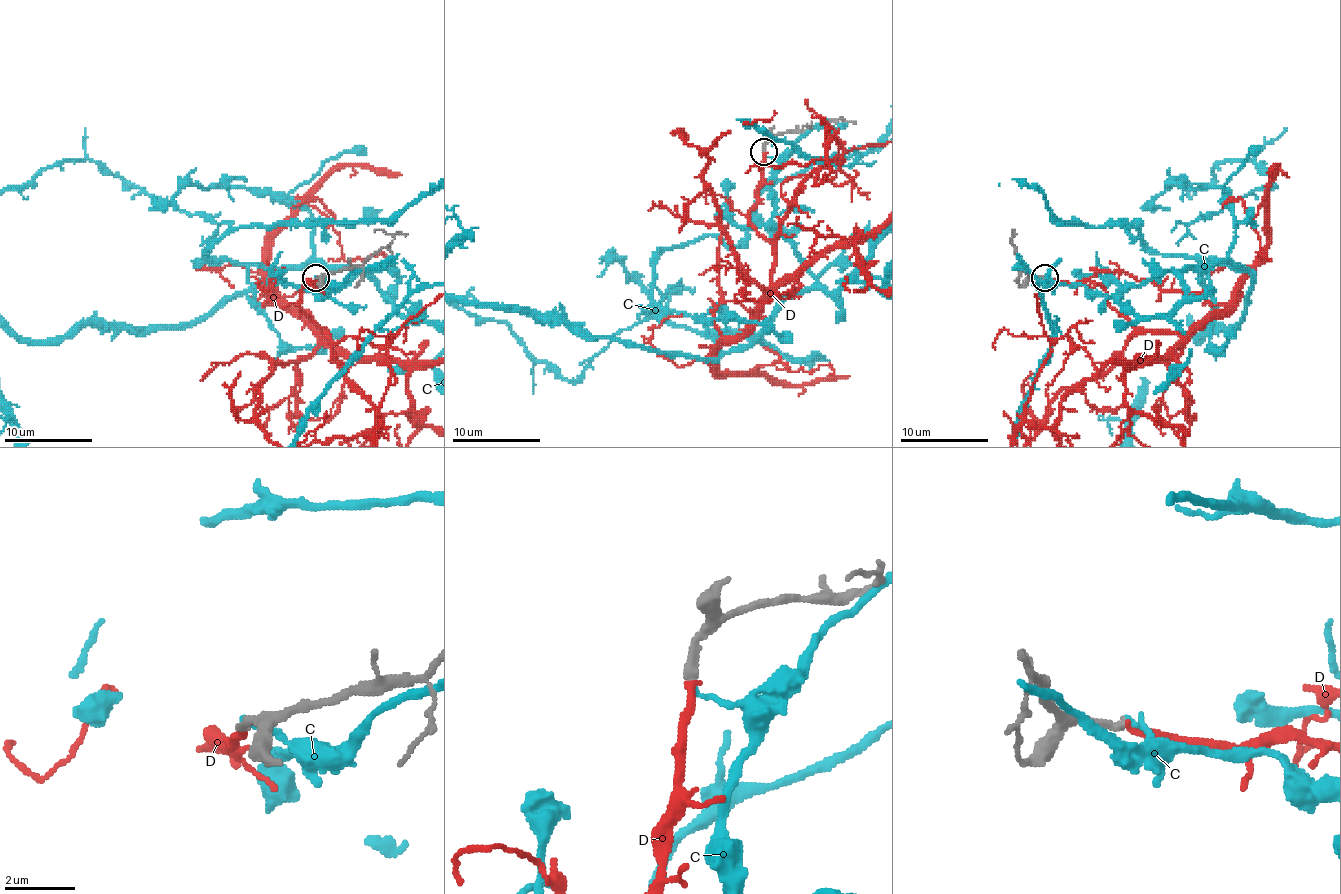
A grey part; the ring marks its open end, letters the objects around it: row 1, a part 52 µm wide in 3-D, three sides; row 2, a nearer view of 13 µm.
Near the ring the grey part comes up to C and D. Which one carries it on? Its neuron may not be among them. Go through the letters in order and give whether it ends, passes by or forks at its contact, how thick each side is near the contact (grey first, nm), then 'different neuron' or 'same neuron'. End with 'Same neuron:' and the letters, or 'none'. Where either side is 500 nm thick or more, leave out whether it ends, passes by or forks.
C: it ends | 240/160 nm | different neuron
D: it ends | 240/240 nm | same neuron
Same neuron: D

